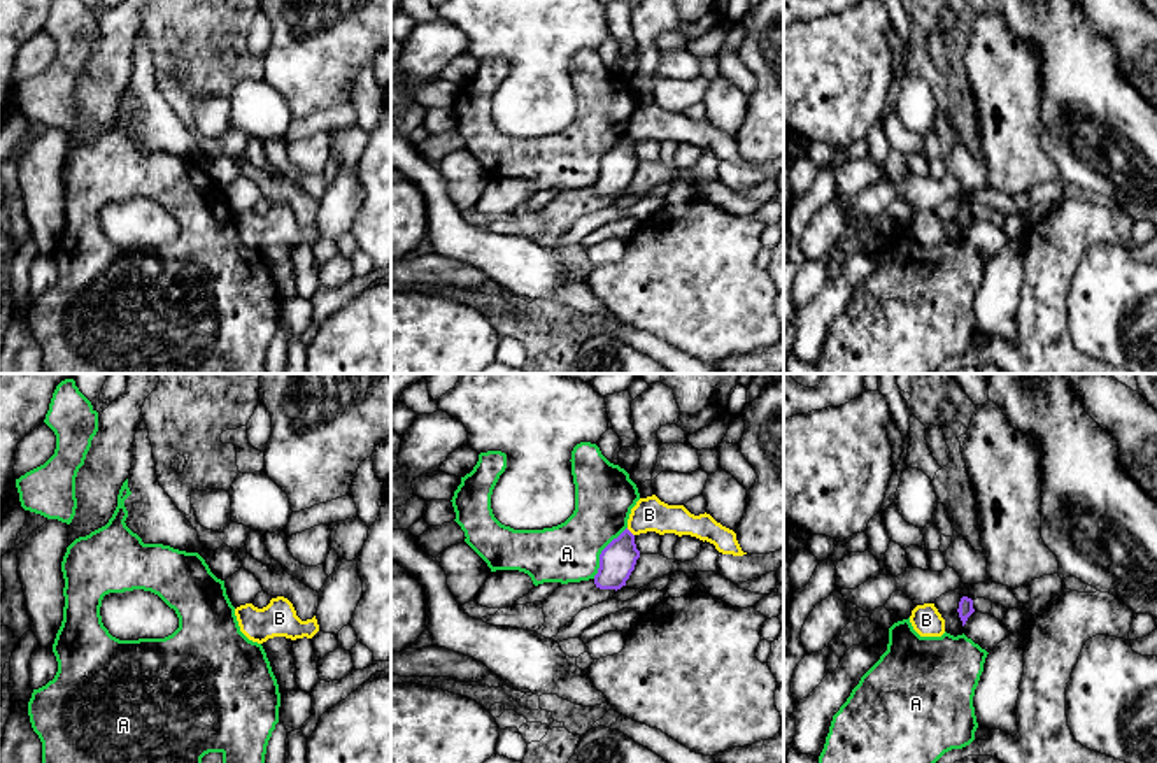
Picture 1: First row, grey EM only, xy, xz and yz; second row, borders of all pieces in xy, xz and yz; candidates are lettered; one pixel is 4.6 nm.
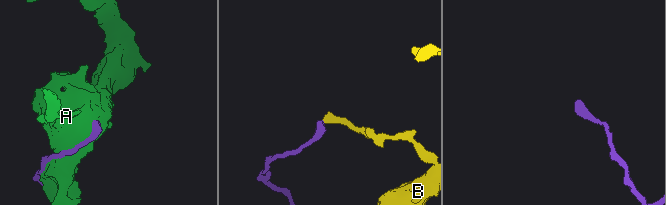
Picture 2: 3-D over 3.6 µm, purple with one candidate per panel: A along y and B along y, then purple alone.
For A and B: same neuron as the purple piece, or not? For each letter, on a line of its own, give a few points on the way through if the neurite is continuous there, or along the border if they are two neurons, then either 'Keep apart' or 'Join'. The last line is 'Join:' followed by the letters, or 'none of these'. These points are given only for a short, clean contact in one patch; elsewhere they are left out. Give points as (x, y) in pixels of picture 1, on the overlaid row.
A: Keep apart
B: Boundary: xz (626, 528), (633, 535). Keep apart
Join: none of these

